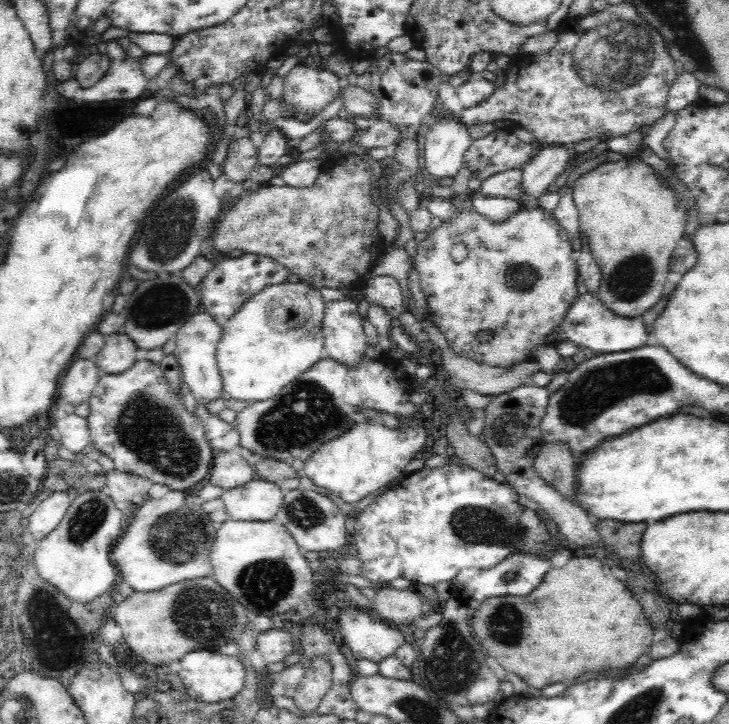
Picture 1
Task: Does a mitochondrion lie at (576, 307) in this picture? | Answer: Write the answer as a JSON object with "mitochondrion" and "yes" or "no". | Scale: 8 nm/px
{"mitochondrion":"no"}

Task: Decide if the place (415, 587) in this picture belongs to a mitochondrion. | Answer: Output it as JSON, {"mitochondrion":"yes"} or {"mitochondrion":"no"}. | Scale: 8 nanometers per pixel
{"mitochondrion":"no"}

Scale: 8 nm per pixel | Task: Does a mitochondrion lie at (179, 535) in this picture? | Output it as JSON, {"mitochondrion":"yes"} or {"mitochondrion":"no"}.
{"mitochondrion":"yes"}

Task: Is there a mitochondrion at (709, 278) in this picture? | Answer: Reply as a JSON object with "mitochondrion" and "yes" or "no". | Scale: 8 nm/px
{"mitochondrion":"no"}

